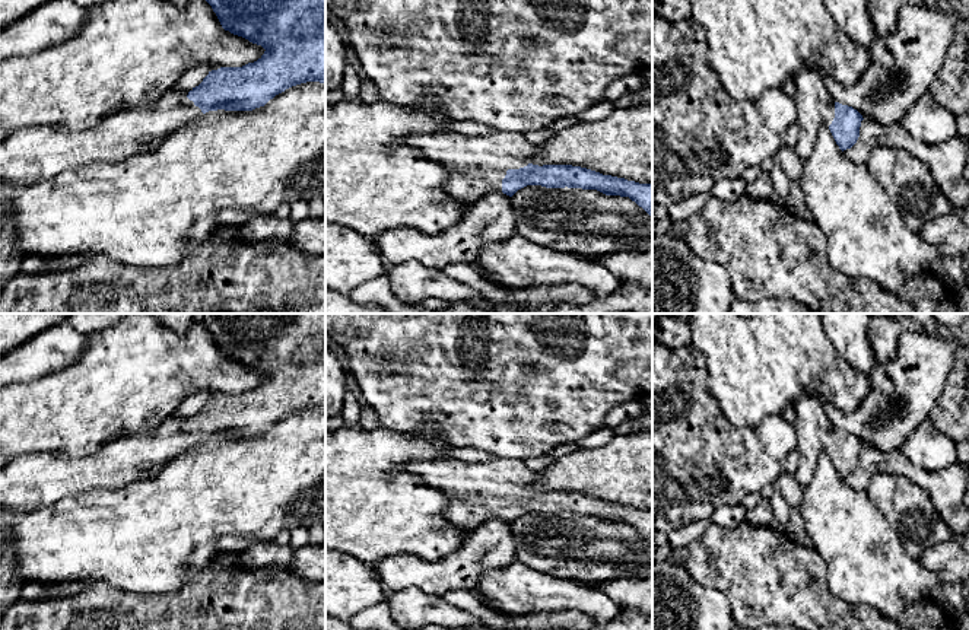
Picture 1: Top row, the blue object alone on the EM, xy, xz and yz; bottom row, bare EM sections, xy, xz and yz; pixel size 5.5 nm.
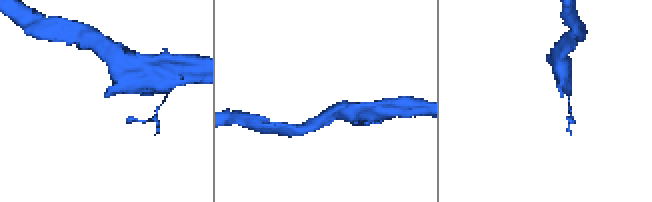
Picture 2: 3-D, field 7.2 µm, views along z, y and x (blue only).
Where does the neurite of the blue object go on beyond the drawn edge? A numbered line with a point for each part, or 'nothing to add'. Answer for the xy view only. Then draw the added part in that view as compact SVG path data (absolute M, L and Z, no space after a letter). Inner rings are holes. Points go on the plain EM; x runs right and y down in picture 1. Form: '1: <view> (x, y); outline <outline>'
1: xy (41, 479); outline M174 413L147 432L120 435L88 456L74 458L51 452L19 456L0 470L0 510L36 510L85 490L117 490L152 478L168 462L203 440L187 421L188 419L179 419Z

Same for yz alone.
1: yz (815, 432); outline M804 394L795 404L797 451L800 454L798 468L795 471L797 481L806 487L813 478L816 462L823 452L830 452L835 445L835 426L820 401Z

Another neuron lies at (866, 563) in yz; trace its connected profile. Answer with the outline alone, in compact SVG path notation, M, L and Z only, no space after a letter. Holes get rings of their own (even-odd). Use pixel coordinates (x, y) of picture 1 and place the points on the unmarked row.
M827 452L820 454L798 509L813 550L826 563L827 588L833 595L849 604L873 607L892 620L911 604L933 599L937 576L905 551L899 534L870 502L867 491L849 487Z

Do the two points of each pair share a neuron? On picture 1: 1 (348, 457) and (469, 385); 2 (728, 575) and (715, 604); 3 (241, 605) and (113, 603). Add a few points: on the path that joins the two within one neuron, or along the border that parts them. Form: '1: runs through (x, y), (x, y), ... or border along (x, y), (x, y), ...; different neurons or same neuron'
1: border along (426, 422), (422, 432), (396, 432), (383, 426); different neurons
2: border along (689, 576), (714, 586), (731, 614); different neurons
3: runs through (209, 613), (145, 613); same neuron

